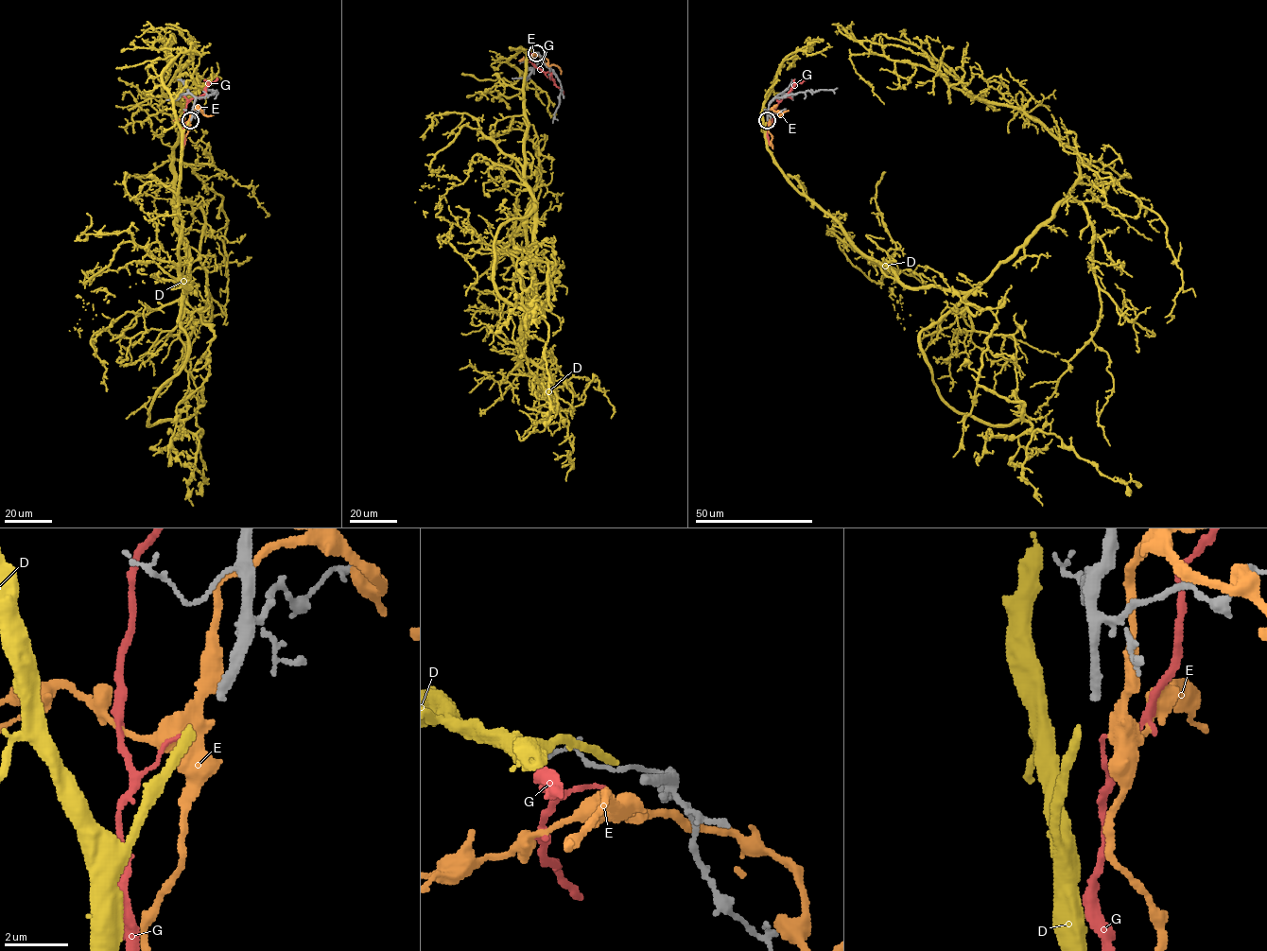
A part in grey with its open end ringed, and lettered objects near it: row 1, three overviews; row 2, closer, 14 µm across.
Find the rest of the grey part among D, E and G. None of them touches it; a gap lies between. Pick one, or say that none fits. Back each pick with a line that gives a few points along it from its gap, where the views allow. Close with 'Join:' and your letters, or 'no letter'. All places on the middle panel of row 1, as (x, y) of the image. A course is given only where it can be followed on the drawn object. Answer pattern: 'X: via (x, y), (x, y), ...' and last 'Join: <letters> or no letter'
Join: no letter

